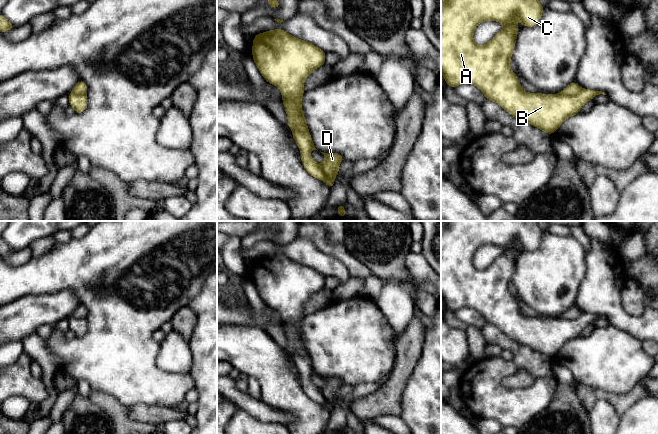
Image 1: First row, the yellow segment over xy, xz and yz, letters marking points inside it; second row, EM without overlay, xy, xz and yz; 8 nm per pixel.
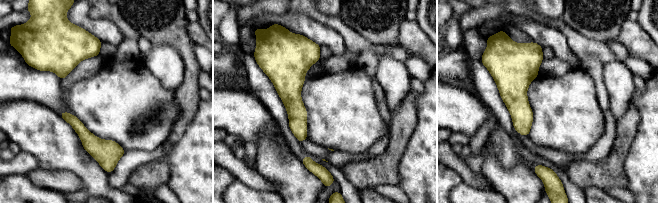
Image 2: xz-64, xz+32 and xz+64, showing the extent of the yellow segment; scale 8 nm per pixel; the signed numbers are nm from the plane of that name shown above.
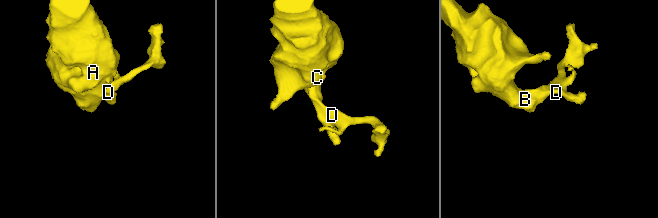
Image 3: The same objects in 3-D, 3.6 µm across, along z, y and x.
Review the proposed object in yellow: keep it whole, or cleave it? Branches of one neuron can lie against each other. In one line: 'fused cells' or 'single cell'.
fused cells

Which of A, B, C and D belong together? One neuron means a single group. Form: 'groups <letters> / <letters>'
groups A B C / D

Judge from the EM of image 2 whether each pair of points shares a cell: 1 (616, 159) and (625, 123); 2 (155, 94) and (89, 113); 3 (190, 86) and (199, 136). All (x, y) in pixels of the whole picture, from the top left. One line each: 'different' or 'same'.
1: same
2: same
3: different

